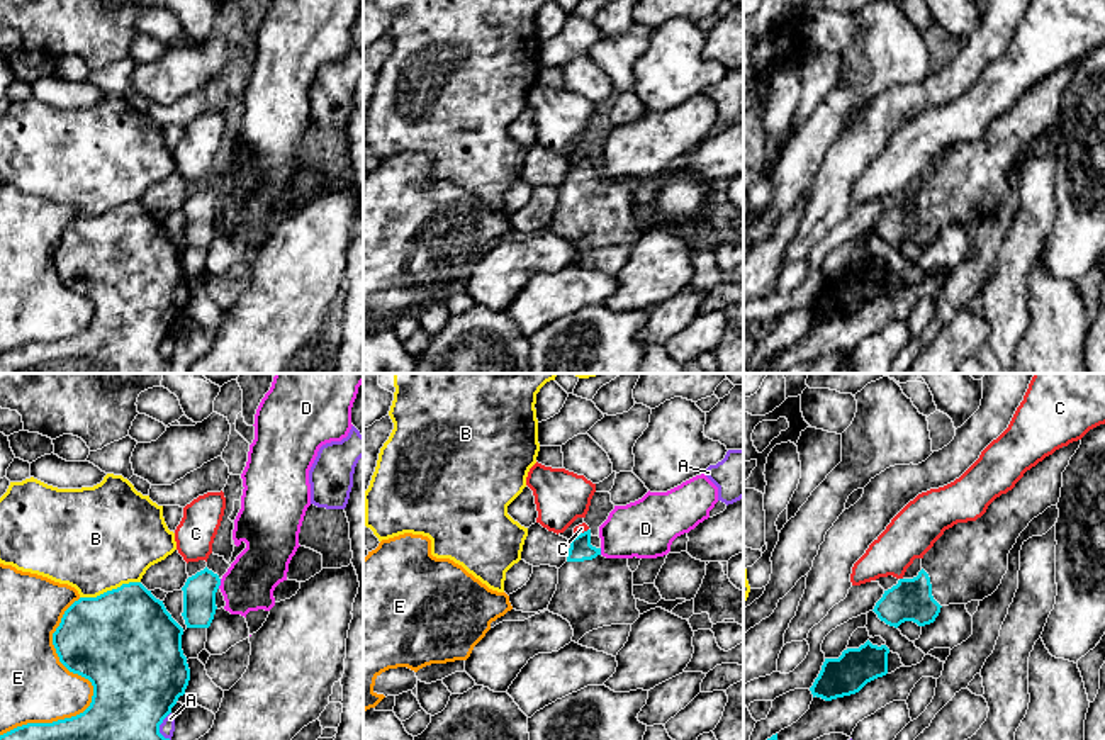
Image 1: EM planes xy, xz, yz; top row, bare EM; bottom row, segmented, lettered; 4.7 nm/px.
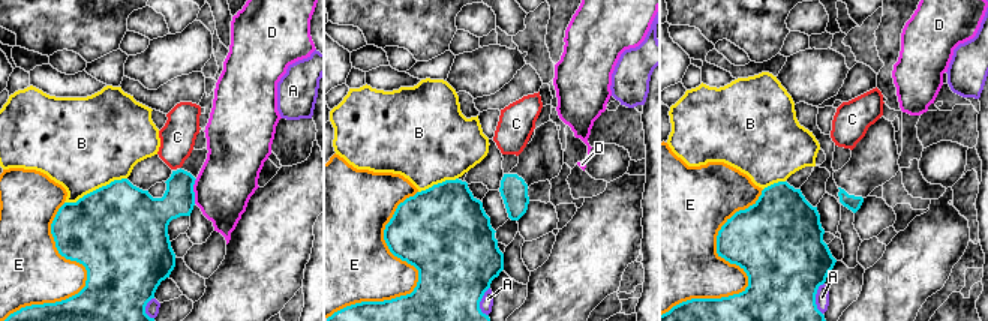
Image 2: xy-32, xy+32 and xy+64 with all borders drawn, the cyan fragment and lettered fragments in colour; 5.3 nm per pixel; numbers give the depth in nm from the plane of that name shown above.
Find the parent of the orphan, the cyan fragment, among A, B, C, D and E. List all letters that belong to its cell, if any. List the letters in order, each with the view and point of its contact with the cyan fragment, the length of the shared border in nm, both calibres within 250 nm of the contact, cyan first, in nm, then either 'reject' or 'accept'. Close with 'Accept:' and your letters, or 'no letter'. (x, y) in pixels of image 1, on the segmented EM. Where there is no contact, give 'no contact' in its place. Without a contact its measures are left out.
A: contact xy (160, 723); length 140 nm; calibres 440 and 70 nm; reject
B: contact xy (109, 591); length 300 nm; calibres 500 and 480 nm; reject
C: contact xz (581, 533); length 90 nm; calibres 110 and 50 nm; reject
D: contact xy (219, 584); length 50 nm; calibres 160 and 240 nm; reject
E: contact xy (94, 691); length 750 nm; calibres 480 and 320 nm; reject
Accept: no letter

